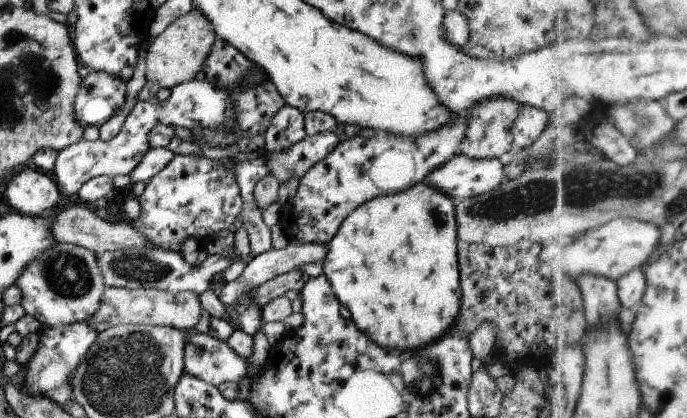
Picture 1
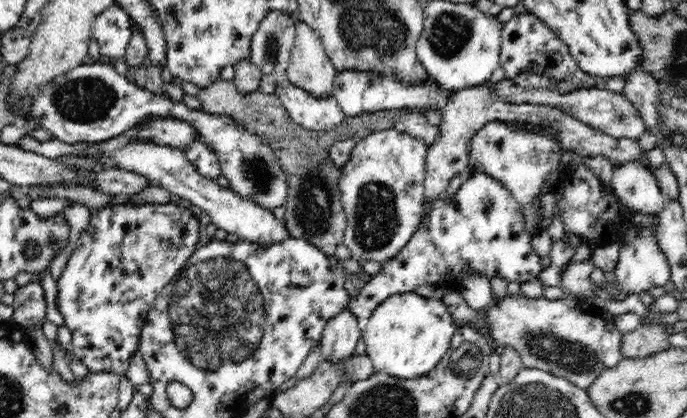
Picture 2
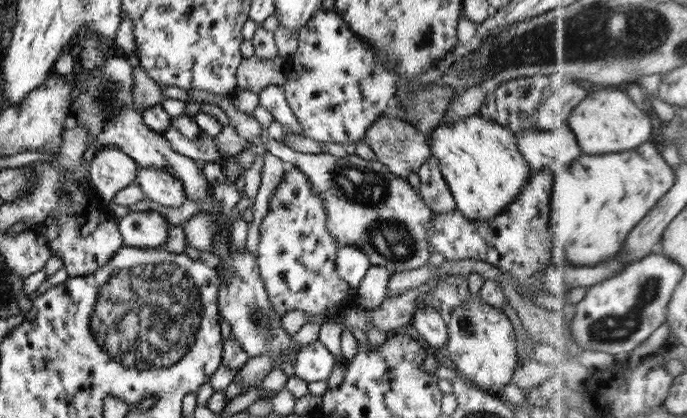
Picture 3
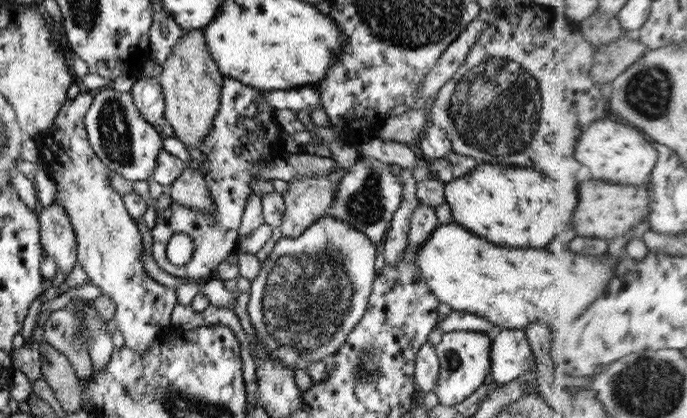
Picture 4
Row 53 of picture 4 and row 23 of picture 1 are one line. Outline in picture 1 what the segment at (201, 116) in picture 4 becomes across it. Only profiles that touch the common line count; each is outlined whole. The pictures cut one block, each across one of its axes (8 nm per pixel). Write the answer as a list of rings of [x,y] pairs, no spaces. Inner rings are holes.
[[[192,6],[184,16],[176,18],[164,32],[161,32],[149,45],[146,53],[146,80],[173,89],[183,82],[190,82],[201,76],[204,60],[212,50],[217,35],[208,18]]]

